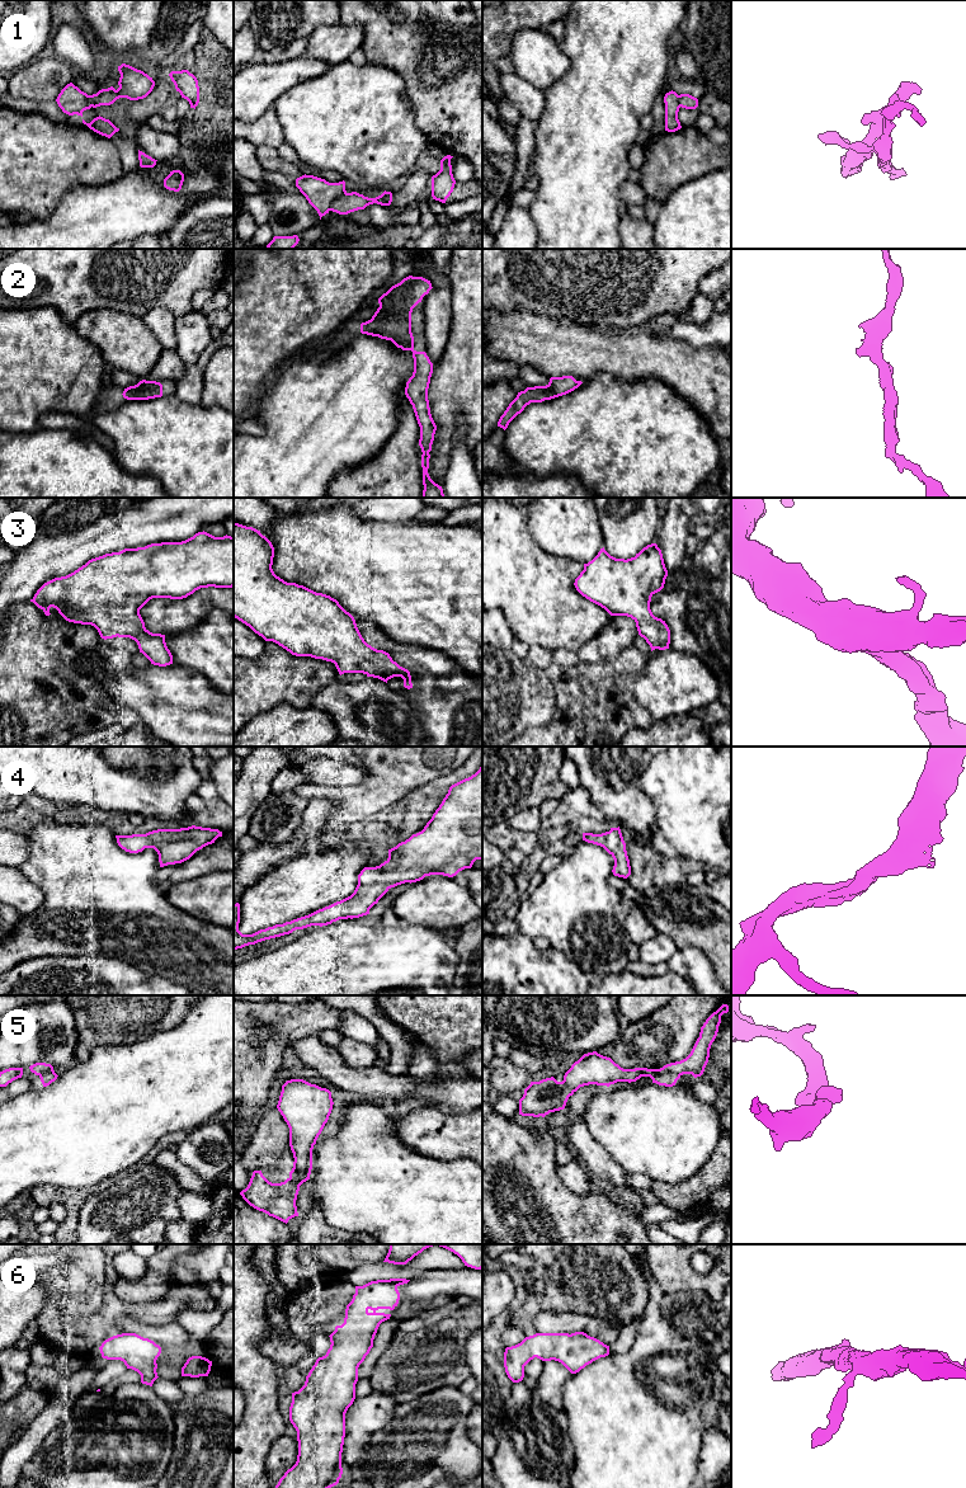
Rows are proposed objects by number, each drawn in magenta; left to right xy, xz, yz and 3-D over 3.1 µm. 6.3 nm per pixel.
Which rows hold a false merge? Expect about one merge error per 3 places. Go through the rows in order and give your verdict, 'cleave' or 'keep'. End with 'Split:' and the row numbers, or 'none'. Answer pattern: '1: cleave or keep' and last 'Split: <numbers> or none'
1: cleave
2: keep
3: keep
4: keep
5: cleave
6: keep
Split: 1, 5

